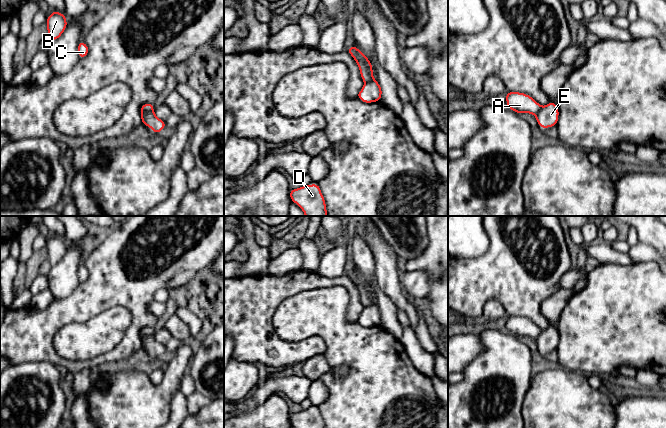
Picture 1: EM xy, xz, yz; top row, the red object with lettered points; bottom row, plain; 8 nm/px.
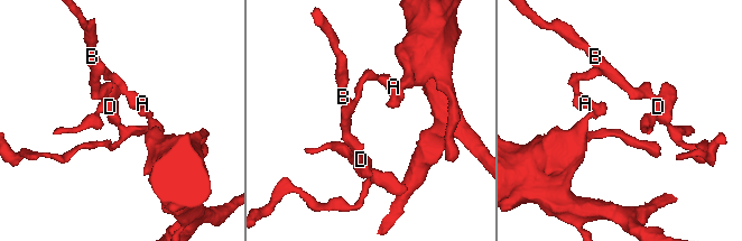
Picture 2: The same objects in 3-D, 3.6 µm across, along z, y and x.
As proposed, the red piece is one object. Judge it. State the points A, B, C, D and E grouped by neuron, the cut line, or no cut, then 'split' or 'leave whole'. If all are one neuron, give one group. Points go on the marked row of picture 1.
A B C D / E | xy (152, 109), (141, 114) | split

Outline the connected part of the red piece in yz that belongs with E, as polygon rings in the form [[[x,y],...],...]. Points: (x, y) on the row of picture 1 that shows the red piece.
[[[549,102],[546,106],[541,107],[536,114],[536,121],[541,128],[554,127],[558,123],[559,109],[556,103]]]

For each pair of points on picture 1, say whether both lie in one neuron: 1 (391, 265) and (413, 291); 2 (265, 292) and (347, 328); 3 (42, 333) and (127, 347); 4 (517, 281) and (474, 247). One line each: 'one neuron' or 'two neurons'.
1: two neurons
2: two neurons
3: one neuron
4: two neurons

